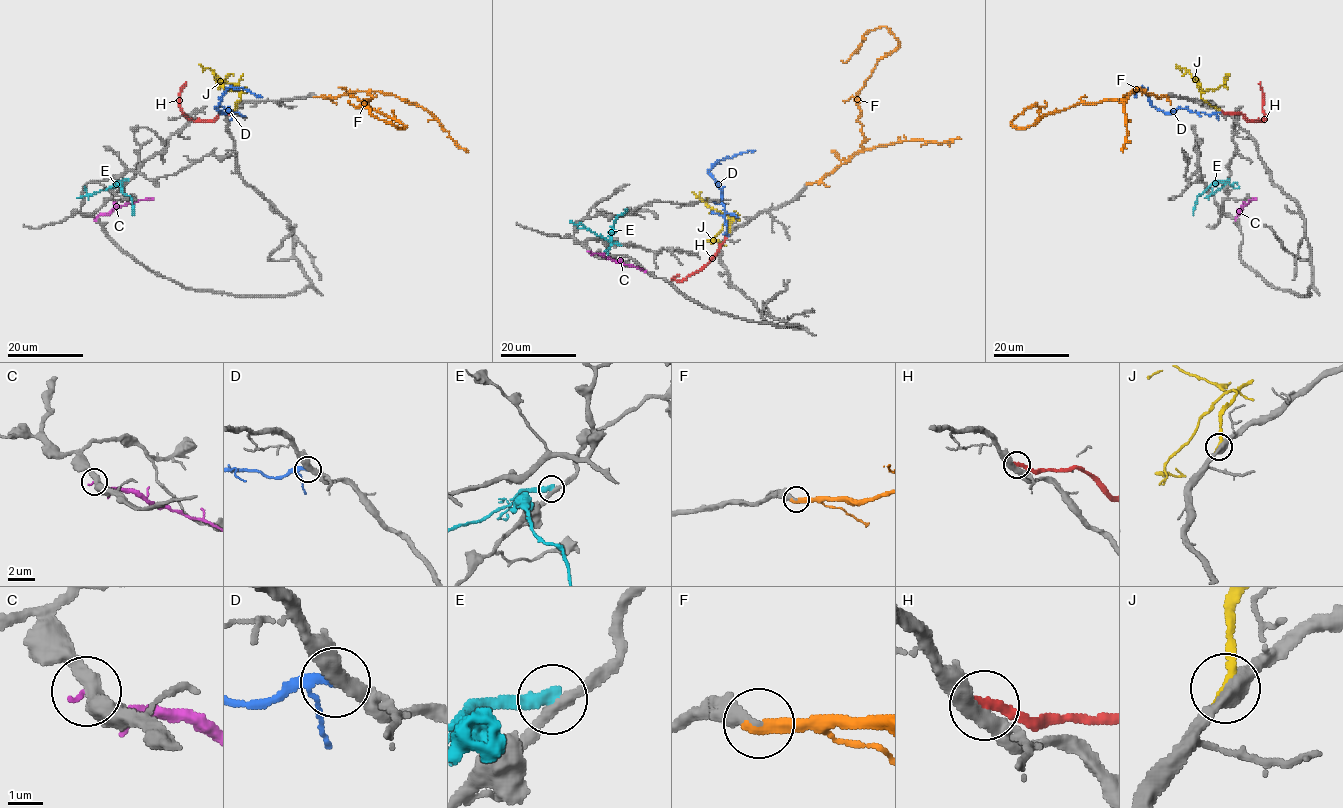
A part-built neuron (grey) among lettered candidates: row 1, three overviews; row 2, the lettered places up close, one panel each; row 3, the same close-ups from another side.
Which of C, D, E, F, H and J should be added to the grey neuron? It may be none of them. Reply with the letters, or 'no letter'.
D, F

